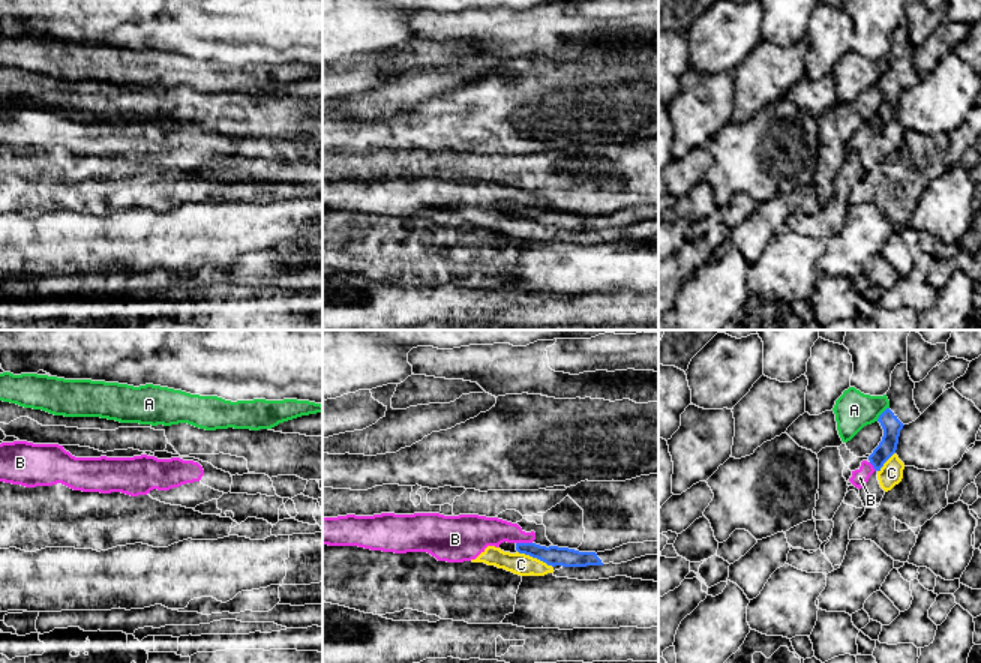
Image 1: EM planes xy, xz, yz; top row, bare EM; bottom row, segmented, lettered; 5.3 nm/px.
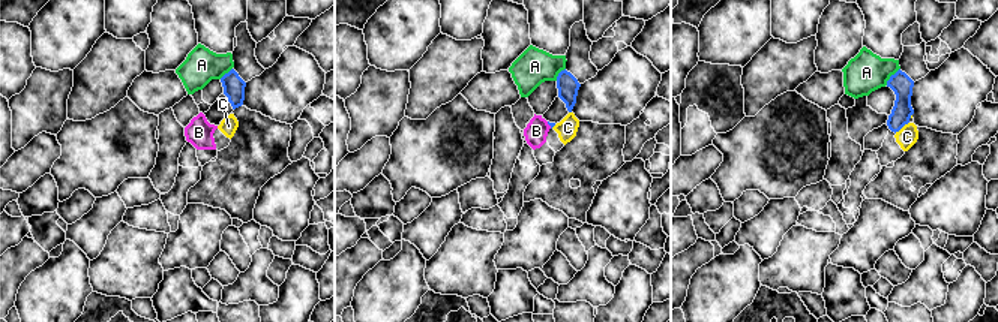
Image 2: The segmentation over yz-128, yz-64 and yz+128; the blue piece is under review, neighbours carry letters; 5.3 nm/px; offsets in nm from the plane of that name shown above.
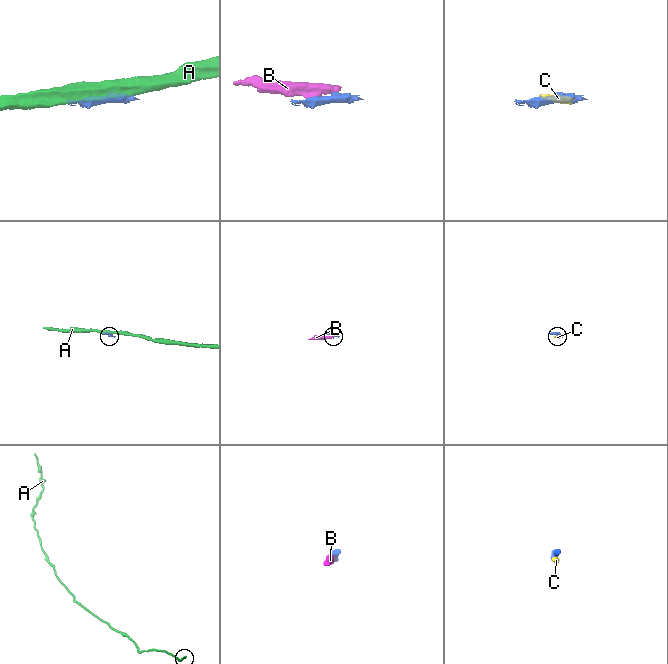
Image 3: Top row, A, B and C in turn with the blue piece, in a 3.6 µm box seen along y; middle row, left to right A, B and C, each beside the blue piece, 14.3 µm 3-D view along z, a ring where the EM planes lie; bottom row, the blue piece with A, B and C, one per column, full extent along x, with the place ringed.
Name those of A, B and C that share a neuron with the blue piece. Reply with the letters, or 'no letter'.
no letter

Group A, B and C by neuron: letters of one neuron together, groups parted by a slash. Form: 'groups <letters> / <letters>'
groups A / B C

